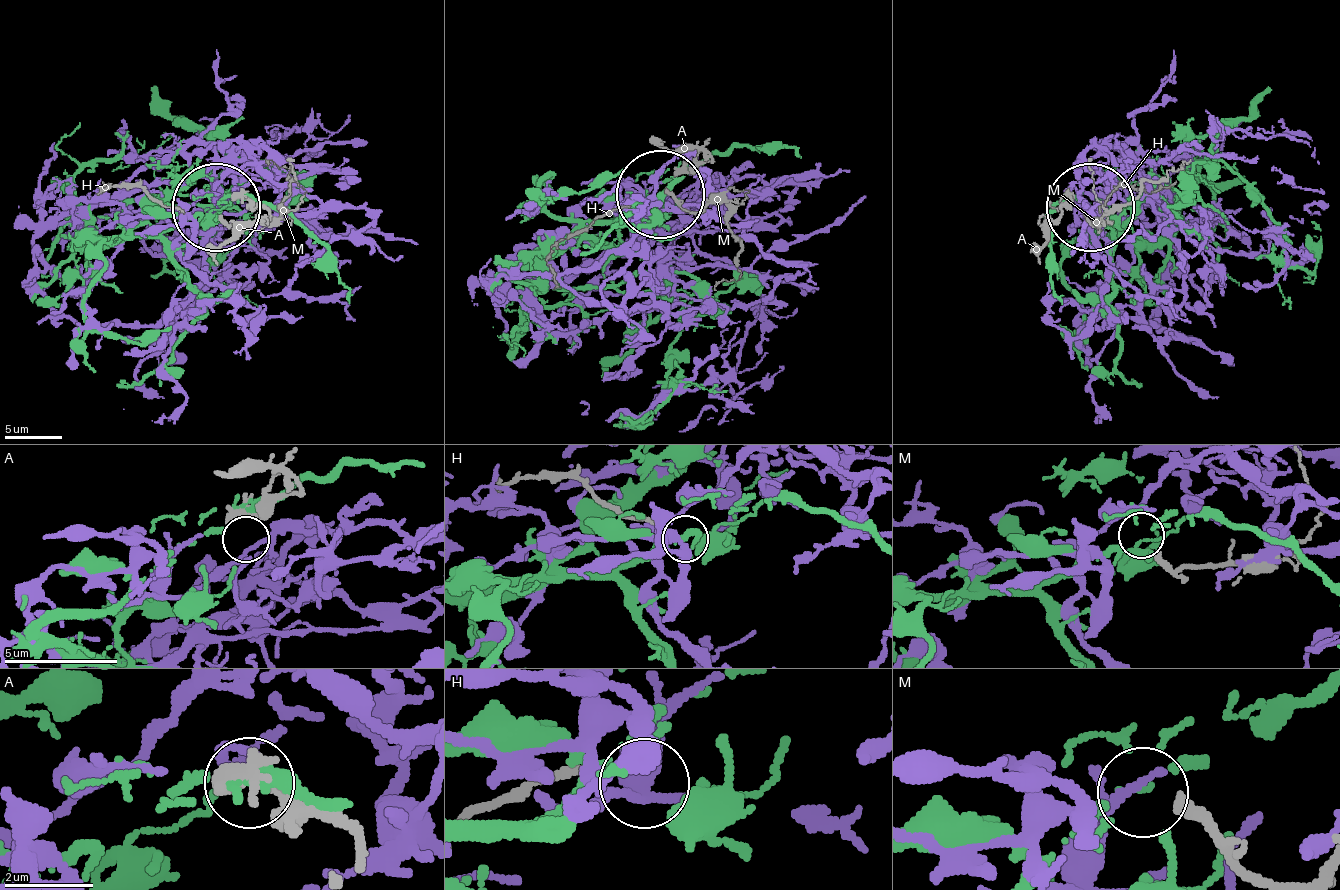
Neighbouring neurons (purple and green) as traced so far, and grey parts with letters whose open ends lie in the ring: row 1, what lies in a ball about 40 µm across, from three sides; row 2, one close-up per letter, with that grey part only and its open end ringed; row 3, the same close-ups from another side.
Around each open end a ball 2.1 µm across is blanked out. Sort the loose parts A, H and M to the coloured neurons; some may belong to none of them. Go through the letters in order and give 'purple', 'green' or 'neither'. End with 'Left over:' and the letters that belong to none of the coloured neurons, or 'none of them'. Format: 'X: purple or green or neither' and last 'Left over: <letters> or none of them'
A: purple
H: neither
M: green
Left over: H

